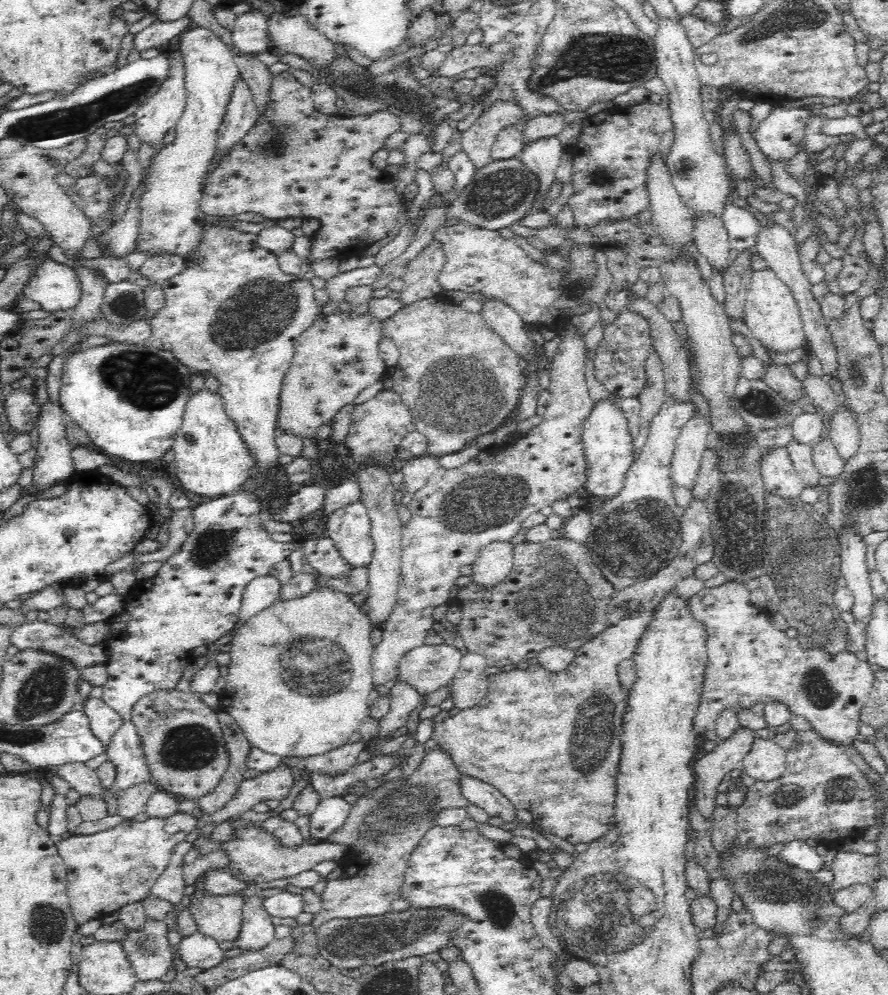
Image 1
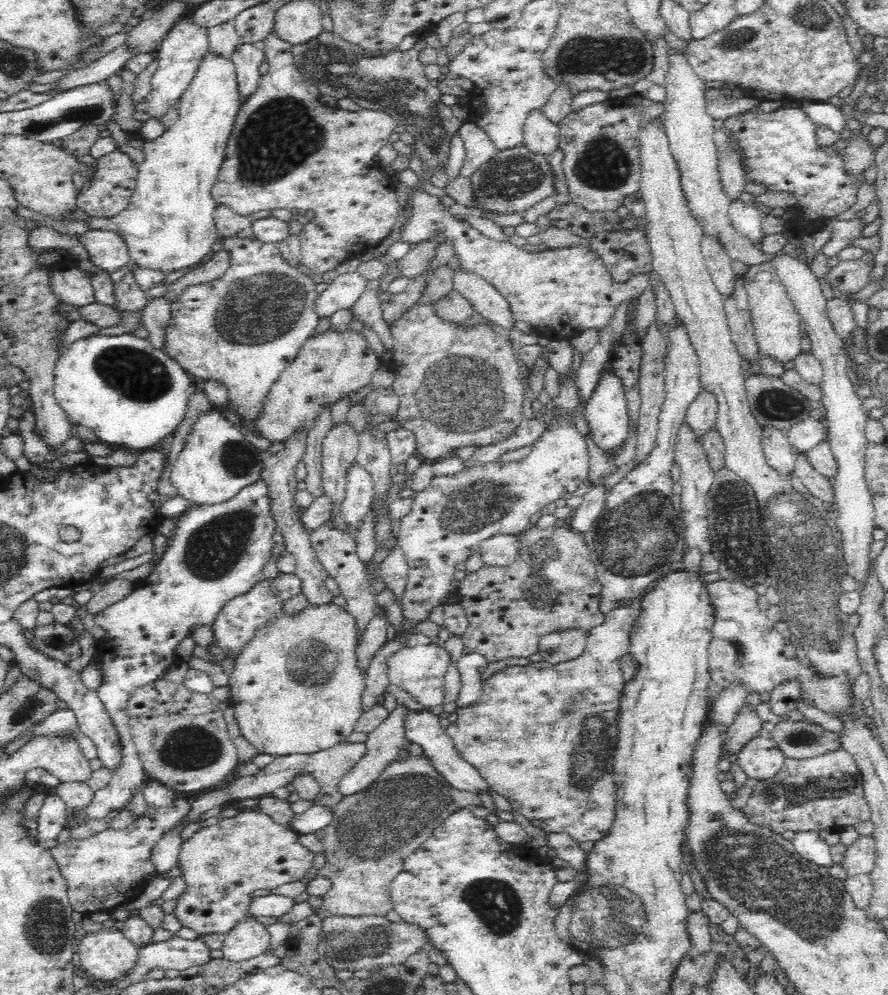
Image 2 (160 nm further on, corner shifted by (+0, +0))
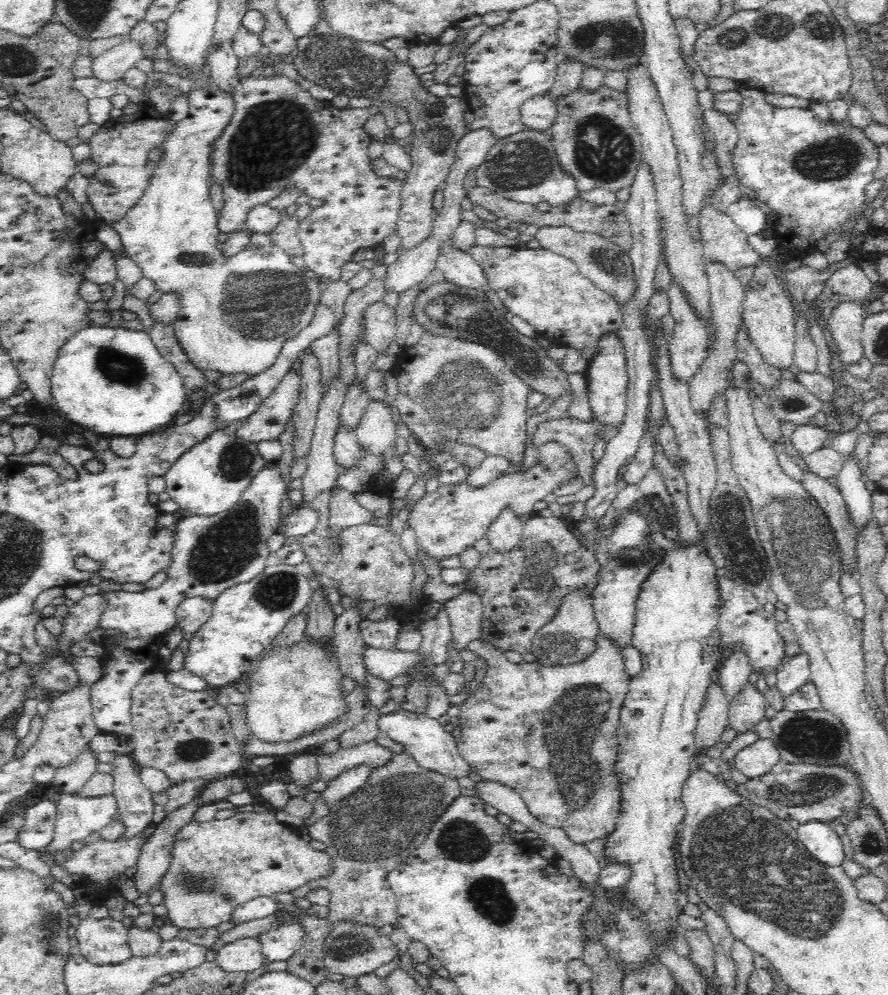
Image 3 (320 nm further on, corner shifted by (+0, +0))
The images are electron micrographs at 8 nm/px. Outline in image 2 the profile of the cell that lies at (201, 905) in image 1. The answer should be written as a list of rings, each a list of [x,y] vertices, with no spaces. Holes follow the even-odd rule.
[[[242,811],[233,818],[224,818],[214,826],[202,827],[181,846],[178,865],[186,888],[177,899],[174,914],[181,926],[200,934],[228,934],[244,920],[252,902],[252,893],[258,889],[272,890],[281,884],[298,881],[312,866],[314,853],[299,841],[299,834],[275,824],[270,817],[256,811]]]

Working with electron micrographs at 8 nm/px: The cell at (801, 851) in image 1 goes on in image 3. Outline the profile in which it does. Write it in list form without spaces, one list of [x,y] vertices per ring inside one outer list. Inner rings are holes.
[[[810,822],[797,830],[798,839],[804,848],[826,866],[841,866],[844,862],[844,847],[840,836],[828,824]]]

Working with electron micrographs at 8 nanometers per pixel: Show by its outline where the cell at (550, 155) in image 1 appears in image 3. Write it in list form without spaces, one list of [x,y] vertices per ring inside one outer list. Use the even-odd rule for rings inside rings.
[[[549,94],[526,100],[520,112],[525,130],[549,133],[550,128],[556,124],[557,108],[550,100]]]

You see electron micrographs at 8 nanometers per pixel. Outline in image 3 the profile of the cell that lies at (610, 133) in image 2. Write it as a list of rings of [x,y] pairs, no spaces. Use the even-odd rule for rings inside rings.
[[[601,85],[597,90],[576,88],[572,94],[556,100],[556,124],[550,135],[561,169],[576,181],[579,192],[596,188],[612,194],[630,189],[642,164],[642,141],[630,116],[626,92]]]

